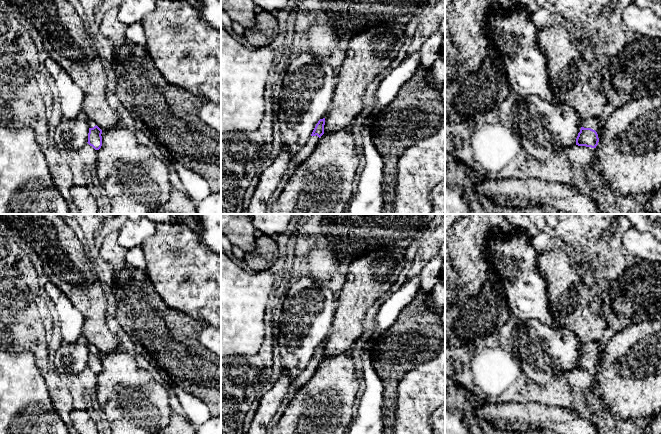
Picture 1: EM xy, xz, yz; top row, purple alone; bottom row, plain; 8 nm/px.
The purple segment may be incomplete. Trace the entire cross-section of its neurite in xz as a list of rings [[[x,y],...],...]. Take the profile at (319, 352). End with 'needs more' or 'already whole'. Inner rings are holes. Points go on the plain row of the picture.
[[[325,342],[320,343],[316,348],[311,360],[309,361],[306,368],[296,376],[289,387],[289,390],[285,396],[284,402],[280,405],[277,413],[272,419],[272,423],[277,423],[282,417],[288,403],[294,398],[300,388],[313,376],[320,361],[324,358]]] | needs more

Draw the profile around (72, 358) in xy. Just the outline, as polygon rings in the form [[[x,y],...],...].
[[[81,339],[75,343],[62,343],[54,356],[55,369],[61,373],[78,375],[88,366],[89,343]]]

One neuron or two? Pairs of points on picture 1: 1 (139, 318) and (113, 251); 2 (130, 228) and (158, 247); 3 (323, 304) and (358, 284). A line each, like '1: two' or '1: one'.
1: two
2: two
3: two

